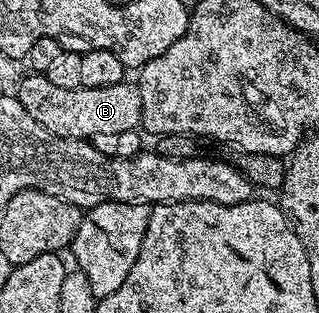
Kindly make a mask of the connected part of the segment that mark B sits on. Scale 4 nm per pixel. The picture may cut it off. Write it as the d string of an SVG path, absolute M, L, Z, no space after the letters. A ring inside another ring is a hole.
M29 75L18 85L16 96L20 103L24 103L24 111L40 123L52 135L57 137L68 137L71 139L98 139L94 137L109 137L115 139L122 132L132 132L137 130L142 123L142 100L137 84L123 79L112 87L96 87L92 89L69 89L68 87L55 87L48 83L45 75Z

